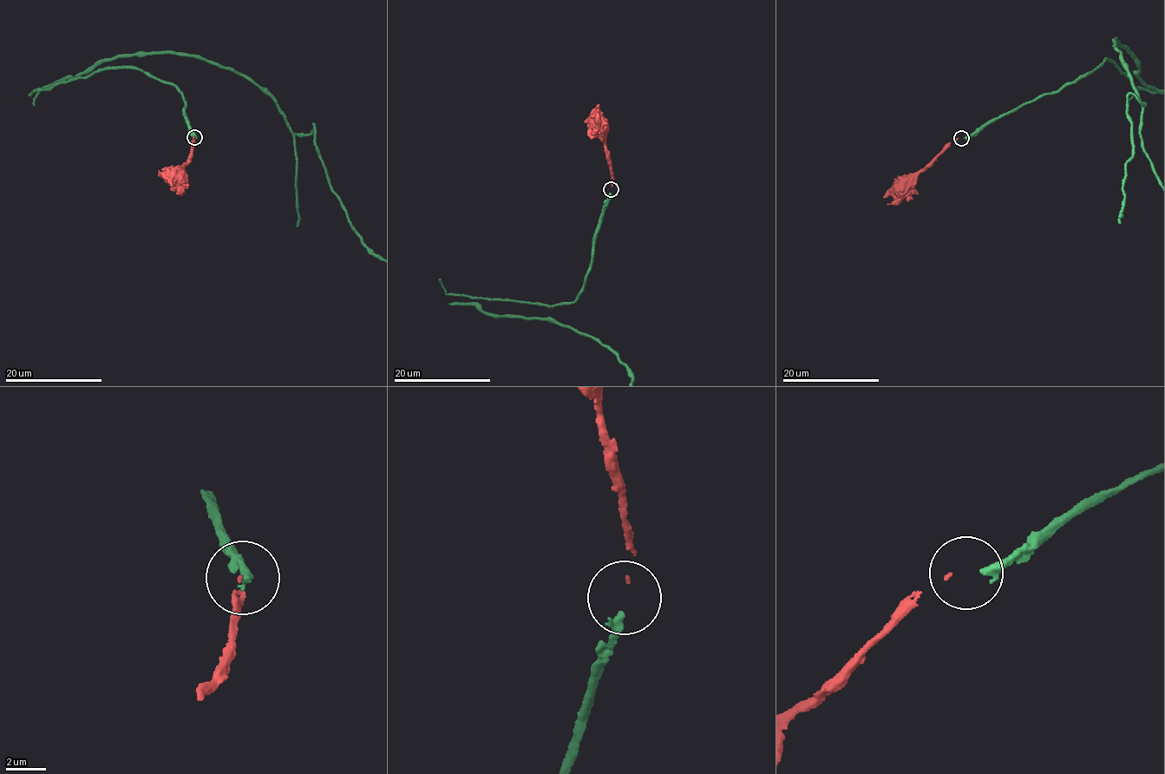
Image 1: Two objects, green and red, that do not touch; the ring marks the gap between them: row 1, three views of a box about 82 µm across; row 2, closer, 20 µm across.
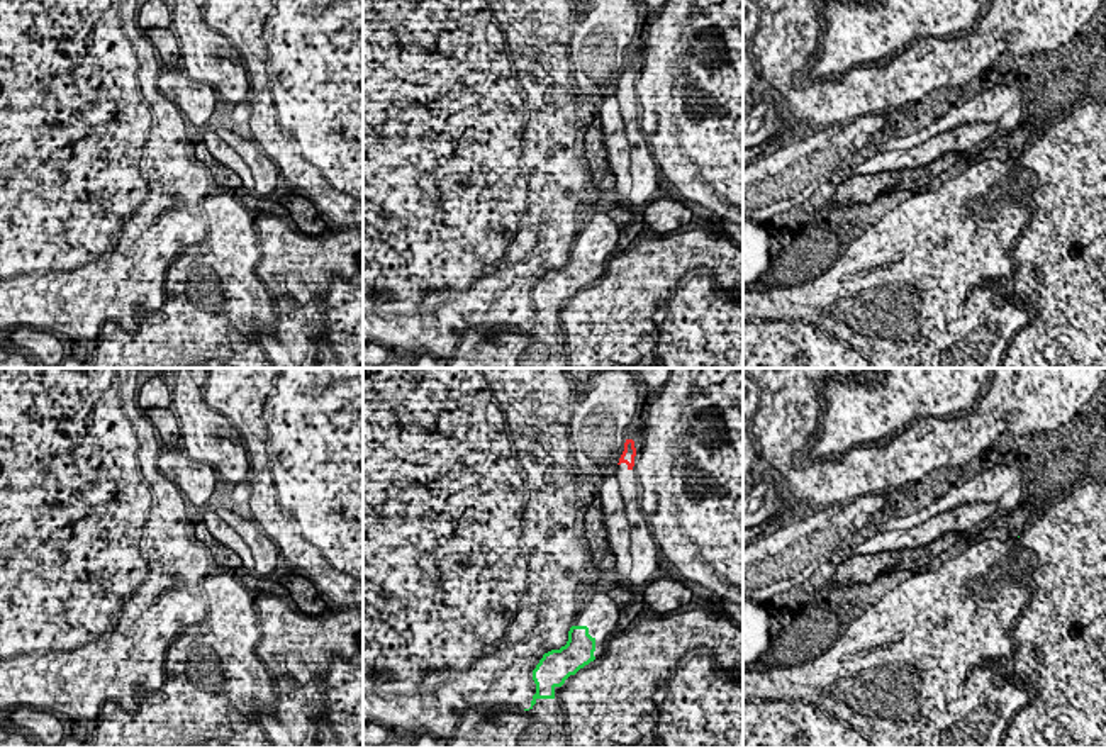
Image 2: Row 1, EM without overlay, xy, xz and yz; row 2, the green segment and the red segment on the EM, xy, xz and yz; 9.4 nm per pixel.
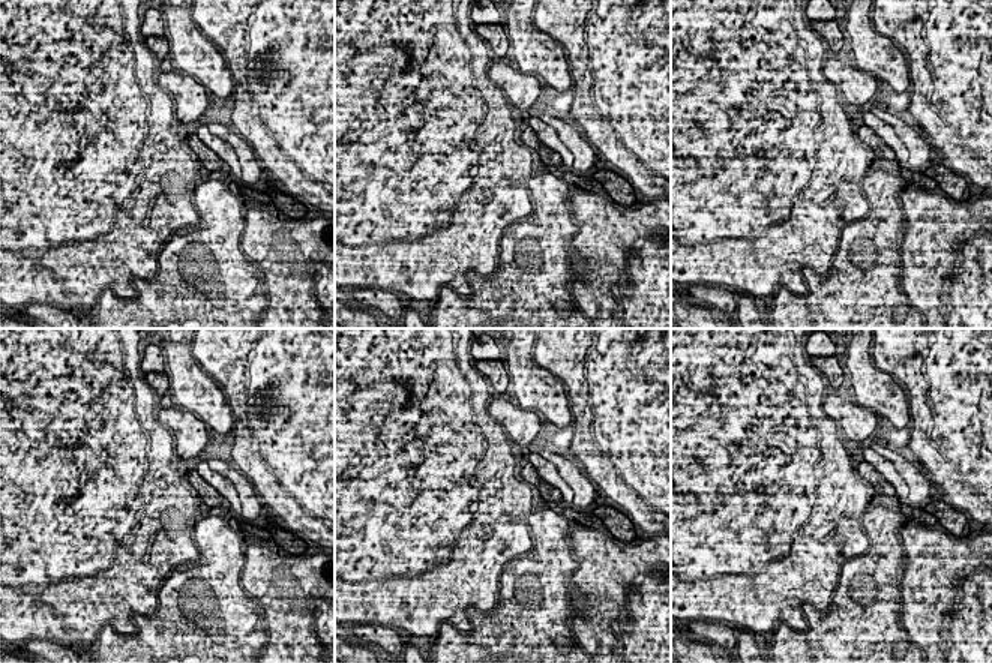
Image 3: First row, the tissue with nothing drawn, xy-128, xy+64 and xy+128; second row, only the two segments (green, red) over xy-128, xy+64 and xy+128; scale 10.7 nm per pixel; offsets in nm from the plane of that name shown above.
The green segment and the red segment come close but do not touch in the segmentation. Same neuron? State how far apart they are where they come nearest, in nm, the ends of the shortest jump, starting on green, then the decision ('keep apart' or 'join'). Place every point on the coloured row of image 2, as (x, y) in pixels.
1550 nm apart; from green across xz (586, 626), (628, 468); keep apart

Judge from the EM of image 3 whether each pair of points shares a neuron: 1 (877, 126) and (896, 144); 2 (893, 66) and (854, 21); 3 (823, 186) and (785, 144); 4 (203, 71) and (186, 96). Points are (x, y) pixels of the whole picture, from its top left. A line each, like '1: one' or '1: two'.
1: one
2: one
3: one
4: two

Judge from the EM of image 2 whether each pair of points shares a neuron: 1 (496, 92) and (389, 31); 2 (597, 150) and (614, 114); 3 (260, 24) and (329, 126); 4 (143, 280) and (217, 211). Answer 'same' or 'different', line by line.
1: same
2: different
3: same
4: different

